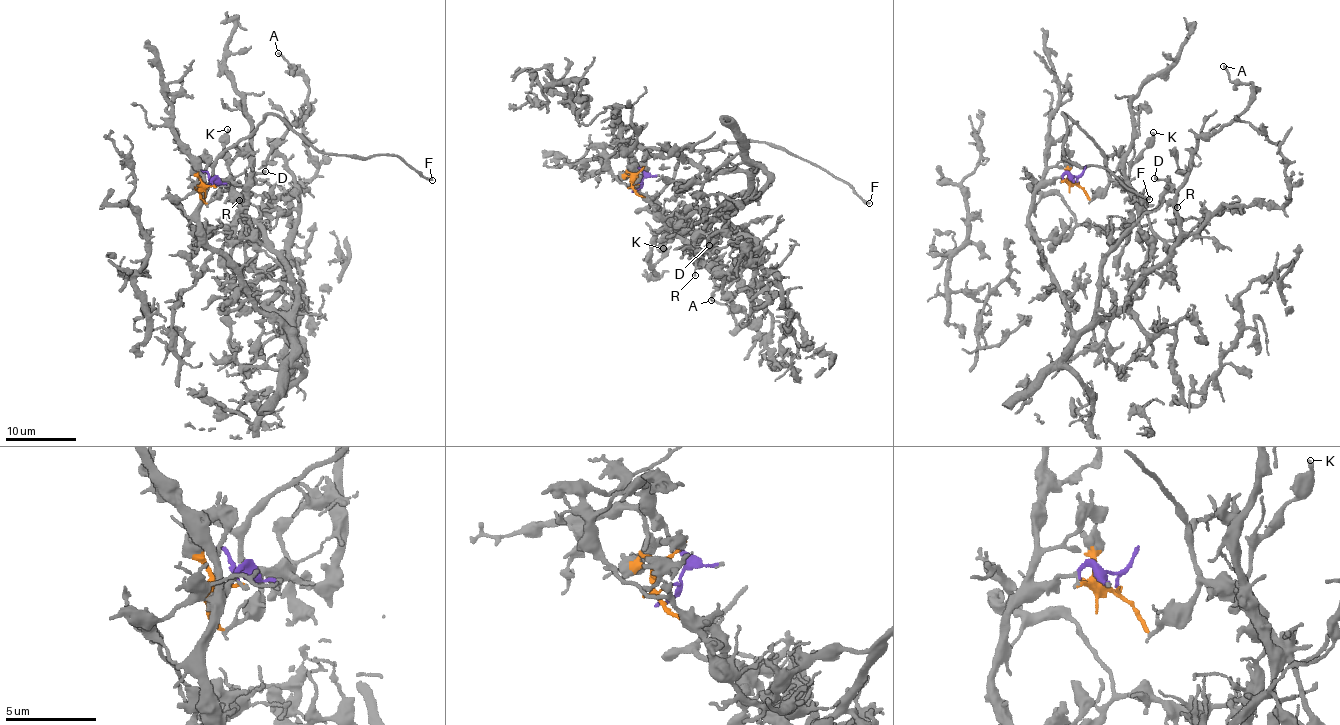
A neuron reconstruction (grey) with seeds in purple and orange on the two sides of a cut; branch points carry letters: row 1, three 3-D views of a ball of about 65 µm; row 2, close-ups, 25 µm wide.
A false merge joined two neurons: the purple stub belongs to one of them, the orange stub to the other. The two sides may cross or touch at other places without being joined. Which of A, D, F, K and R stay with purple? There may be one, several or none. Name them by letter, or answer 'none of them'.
A

